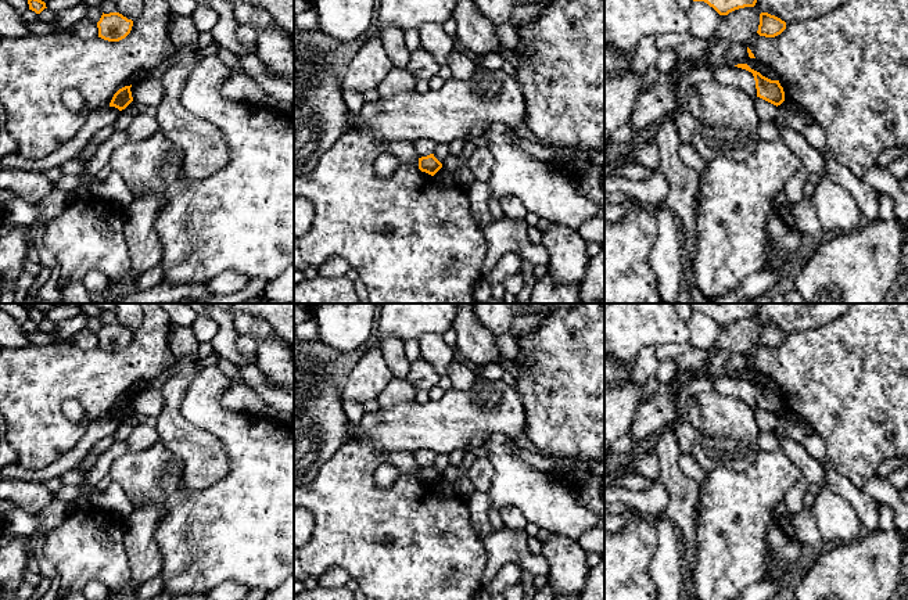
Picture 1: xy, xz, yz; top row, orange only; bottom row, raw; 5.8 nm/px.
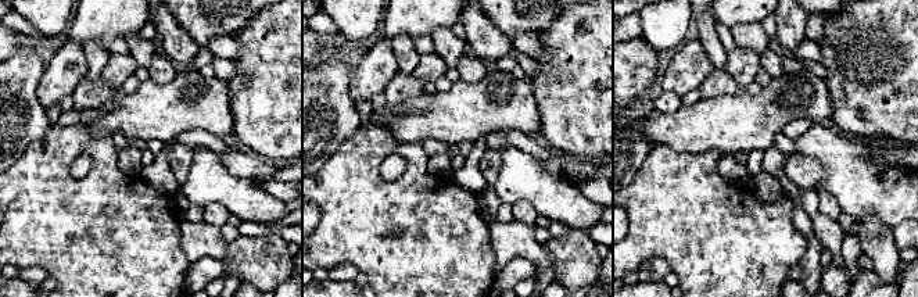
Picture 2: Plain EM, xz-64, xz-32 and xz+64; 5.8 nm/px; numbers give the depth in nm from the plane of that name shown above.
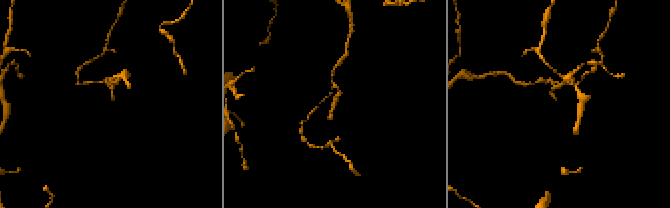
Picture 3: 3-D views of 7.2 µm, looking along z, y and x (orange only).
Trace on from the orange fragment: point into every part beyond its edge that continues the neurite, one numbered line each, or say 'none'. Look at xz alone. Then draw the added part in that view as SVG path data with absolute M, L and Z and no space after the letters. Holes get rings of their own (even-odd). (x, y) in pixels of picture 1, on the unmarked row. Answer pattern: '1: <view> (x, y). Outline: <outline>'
none

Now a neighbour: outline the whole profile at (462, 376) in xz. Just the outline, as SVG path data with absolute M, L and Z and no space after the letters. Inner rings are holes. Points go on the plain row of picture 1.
M456 360L448 366L445 374L452 381L453 388L466 389L477 381L475 369Z

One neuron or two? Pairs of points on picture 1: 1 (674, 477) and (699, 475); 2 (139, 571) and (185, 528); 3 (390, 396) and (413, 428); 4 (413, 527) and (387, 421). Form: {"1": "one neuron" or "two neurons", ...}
{"1": "two neurons", "2": "two neurons", "3": "two neurons", "4": "two neurons"}

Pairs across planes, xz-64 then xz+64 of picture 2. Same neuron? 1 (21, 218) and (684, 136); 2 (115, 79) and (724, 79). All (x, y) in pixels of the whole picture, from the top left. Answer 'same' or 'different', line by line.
1: different
2: different

